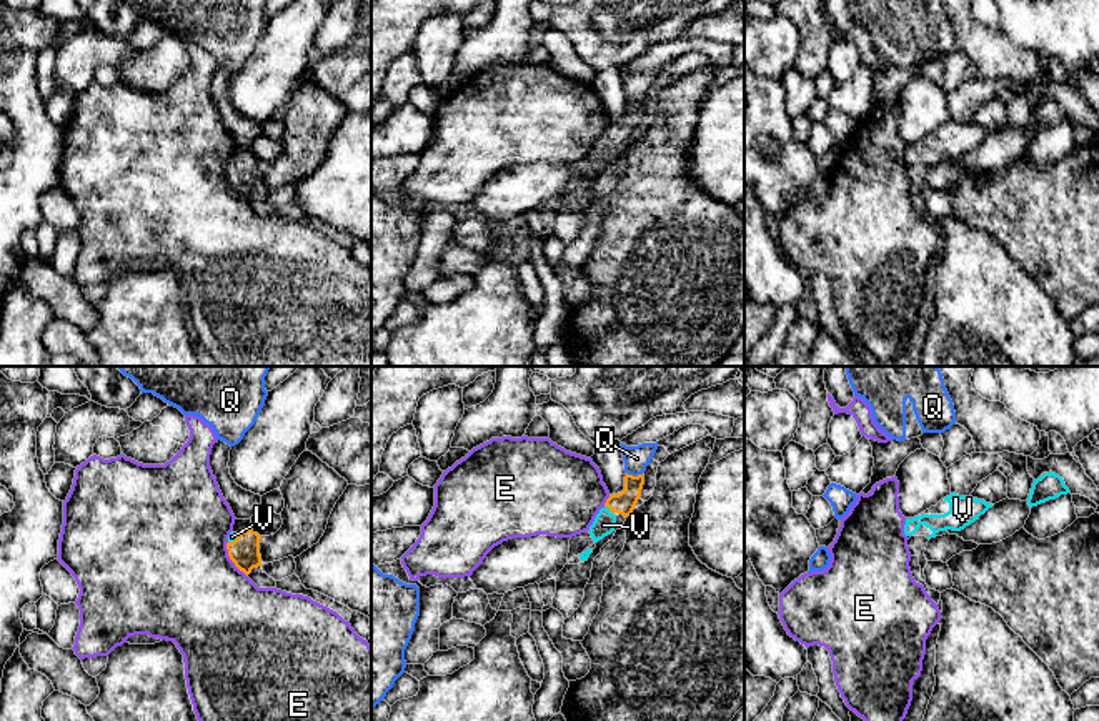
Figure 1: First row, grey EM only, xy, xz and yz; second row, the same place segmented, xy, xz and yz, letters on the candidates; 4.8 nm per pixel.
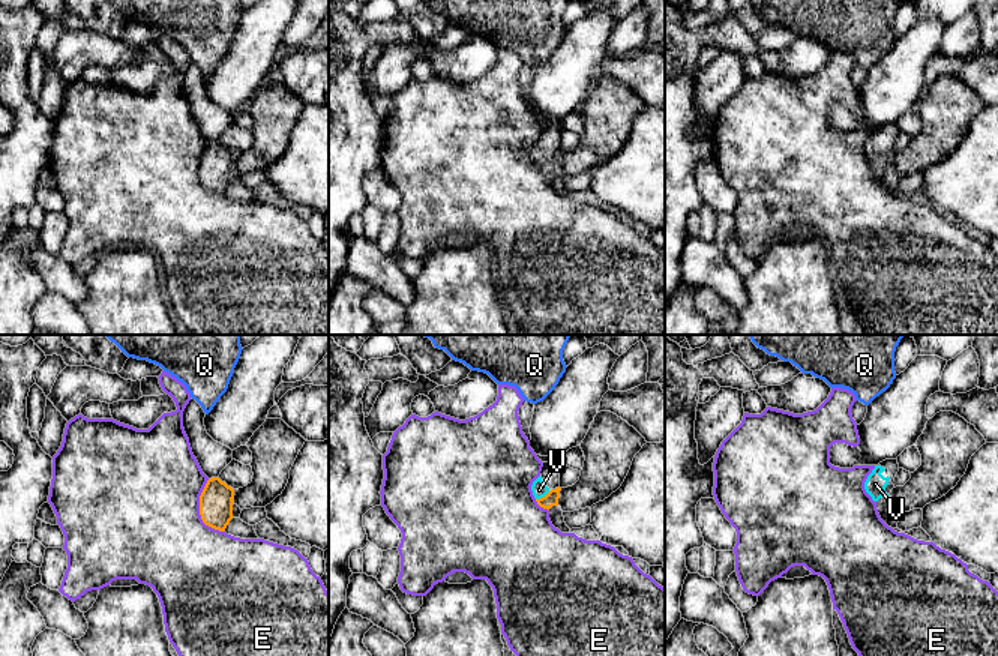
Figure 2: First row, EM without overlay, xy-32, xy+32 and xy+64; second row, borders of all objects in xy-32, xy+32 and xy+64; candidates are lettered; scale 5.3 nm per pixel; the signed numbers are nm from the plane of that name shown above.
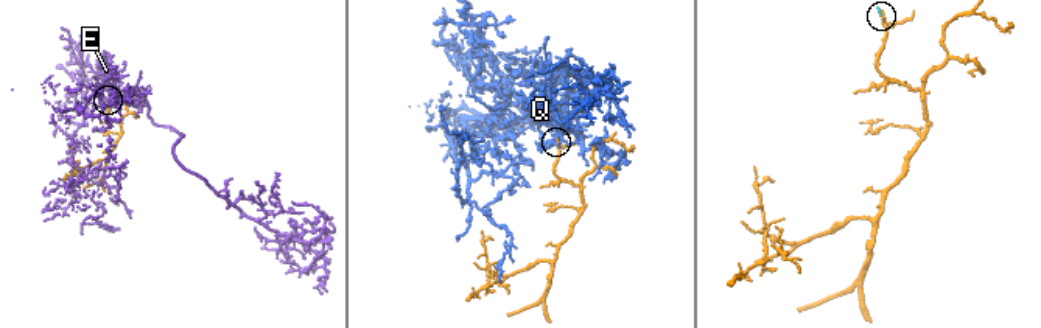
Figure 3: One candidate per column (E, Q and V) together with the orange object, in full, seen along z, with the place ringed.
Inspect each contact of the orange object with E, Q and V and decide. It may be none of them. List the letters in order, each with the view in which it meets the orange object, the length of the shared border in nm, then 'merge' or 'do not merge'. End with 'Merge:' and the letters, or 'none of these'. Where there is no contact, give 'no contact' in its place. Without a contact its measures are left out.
E: meets orange in xy; contact 200 nm long; do not merge
Q: meets orange in xz; contact 90 nm long; do not merge
V: meets orange in xz; contact 60 nm long; merge
Merge: V

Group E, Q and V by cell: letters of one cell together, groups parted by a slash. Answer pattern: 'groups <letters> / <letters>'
groups E / Q / V

